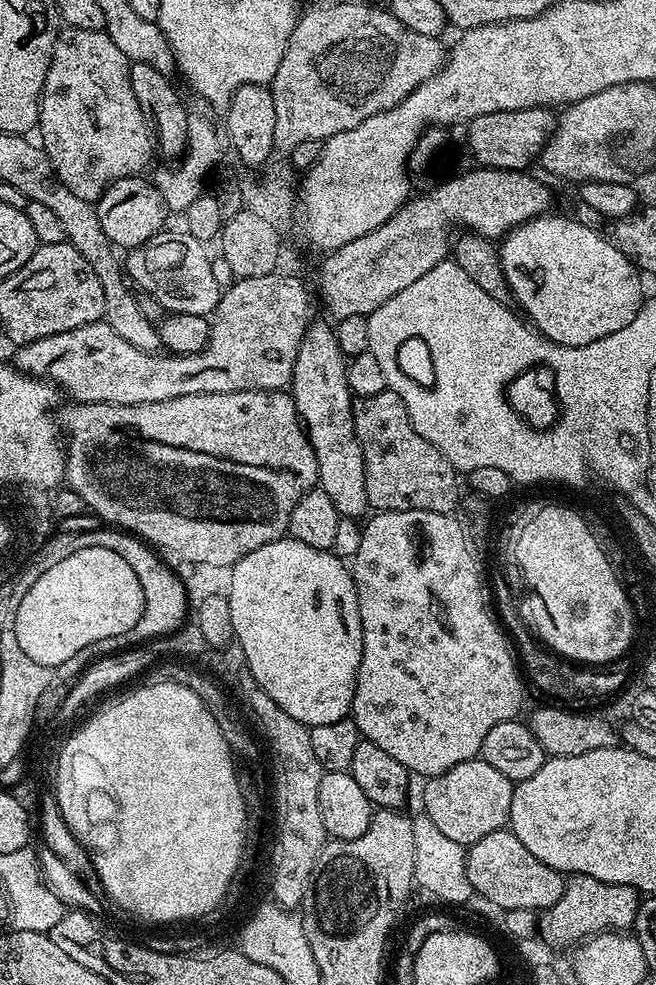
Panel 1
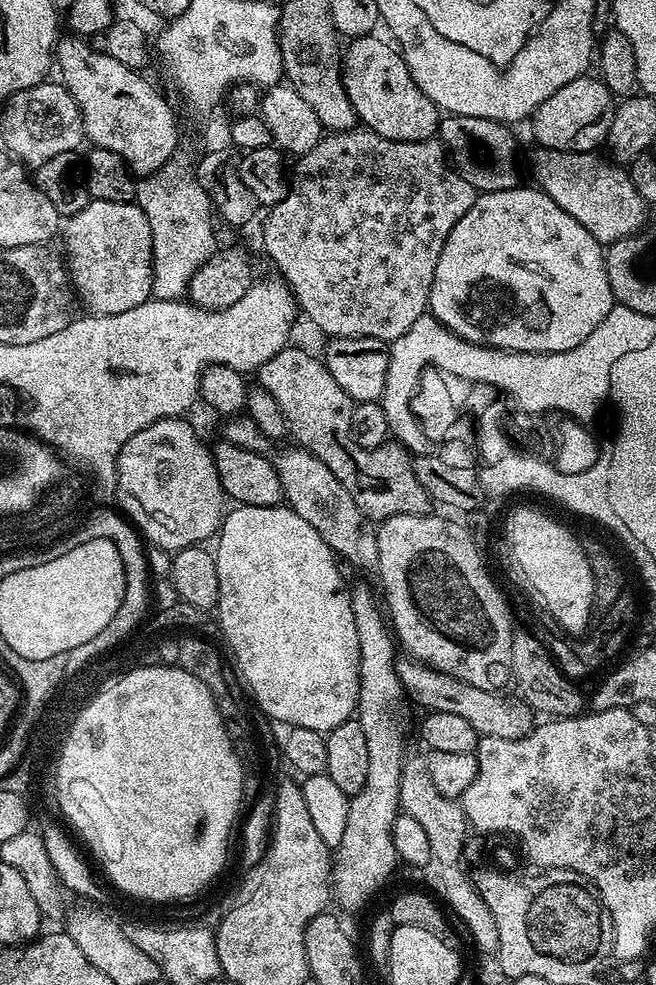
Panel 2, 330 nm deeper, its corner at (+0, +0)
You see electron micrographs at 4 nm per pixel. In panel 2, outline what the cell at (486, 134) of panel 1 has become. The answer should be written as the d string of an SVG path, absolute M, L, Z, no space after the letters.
M585 74L574 78L574 82L566 82L562 90L554 90L554 94L550 94L550 98L536 108L530 117L532 136L540 143L541 149L549 152L596 152L599 144L607 141L615 113L612 91L603 80Z

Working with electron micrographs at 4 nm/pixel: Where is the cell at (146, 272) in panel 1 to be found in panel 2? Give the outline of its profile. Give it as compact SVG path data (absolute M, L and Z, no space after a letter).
M101 200L89 201L89 204L79 211L78 214L69 217L62 228L62 236L64 232L64 258L66 267L69 271L69 281L71 282L77 297L82 298L86 304L87 311L95 315L108 315L110 313L125 313L127 310L134 309L135 306L141 305L142 302L151 299L152 282L153 282L153 232L150 230L149 219L146 218L145 212L141 210L137 203L116 203L102 202Z

